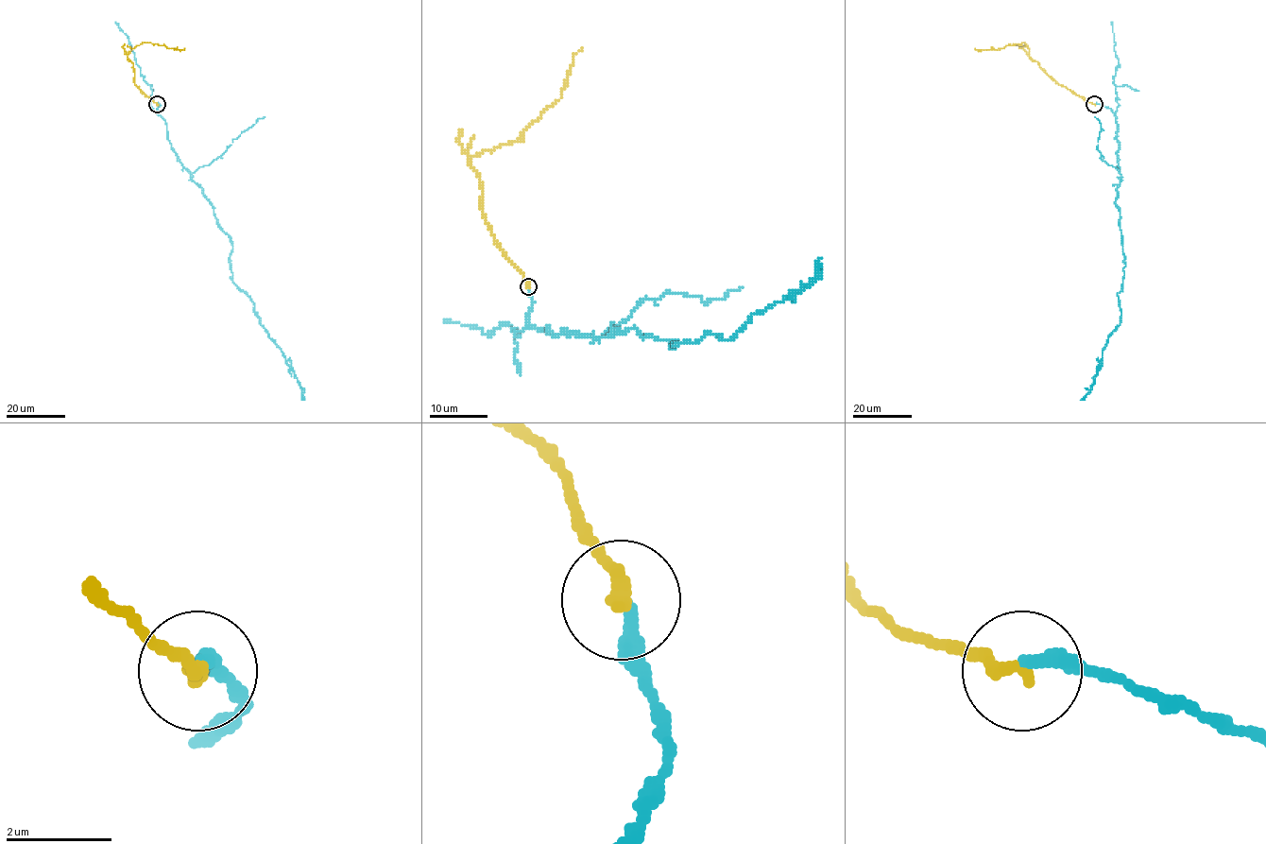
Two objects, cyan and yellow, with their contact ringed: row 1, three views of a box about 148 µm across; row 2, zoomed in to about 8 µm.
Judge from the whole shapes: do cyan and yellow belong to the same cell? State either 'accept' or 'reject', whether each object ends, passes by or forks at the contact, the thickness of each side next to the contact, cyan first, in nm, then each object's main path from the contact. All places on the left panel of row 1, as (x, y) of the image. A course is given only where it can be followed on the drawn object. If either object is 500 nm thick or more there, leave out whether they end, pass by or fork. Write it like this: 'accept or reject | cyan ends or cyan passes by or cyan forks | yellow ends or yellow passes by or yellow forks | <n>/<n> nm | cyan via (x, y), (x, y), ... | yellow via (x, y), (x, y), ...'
accept | cyan ends | yellow ends | 280/320 nm | cyan via (158, 103), (178, 159), (230, 237), (233, 283), (254, 305), (304, 400) | yellow via (158, 104), (135, 83), (134, 69), (128, 54), (144, 42), (175, 50), (184, 49)

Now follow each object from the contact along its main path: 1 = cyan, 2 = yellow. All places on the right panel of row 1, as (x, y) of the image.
1: (1094, 103), (1114, 112), (1118, 128), (1116, 204), (1125, 266), (1117, 294), (1120, 323), (1081, 400)
2: (1094, 104), (1057, 83), (1030, 59), (1023, 42), (996, 50), (974, 49)

